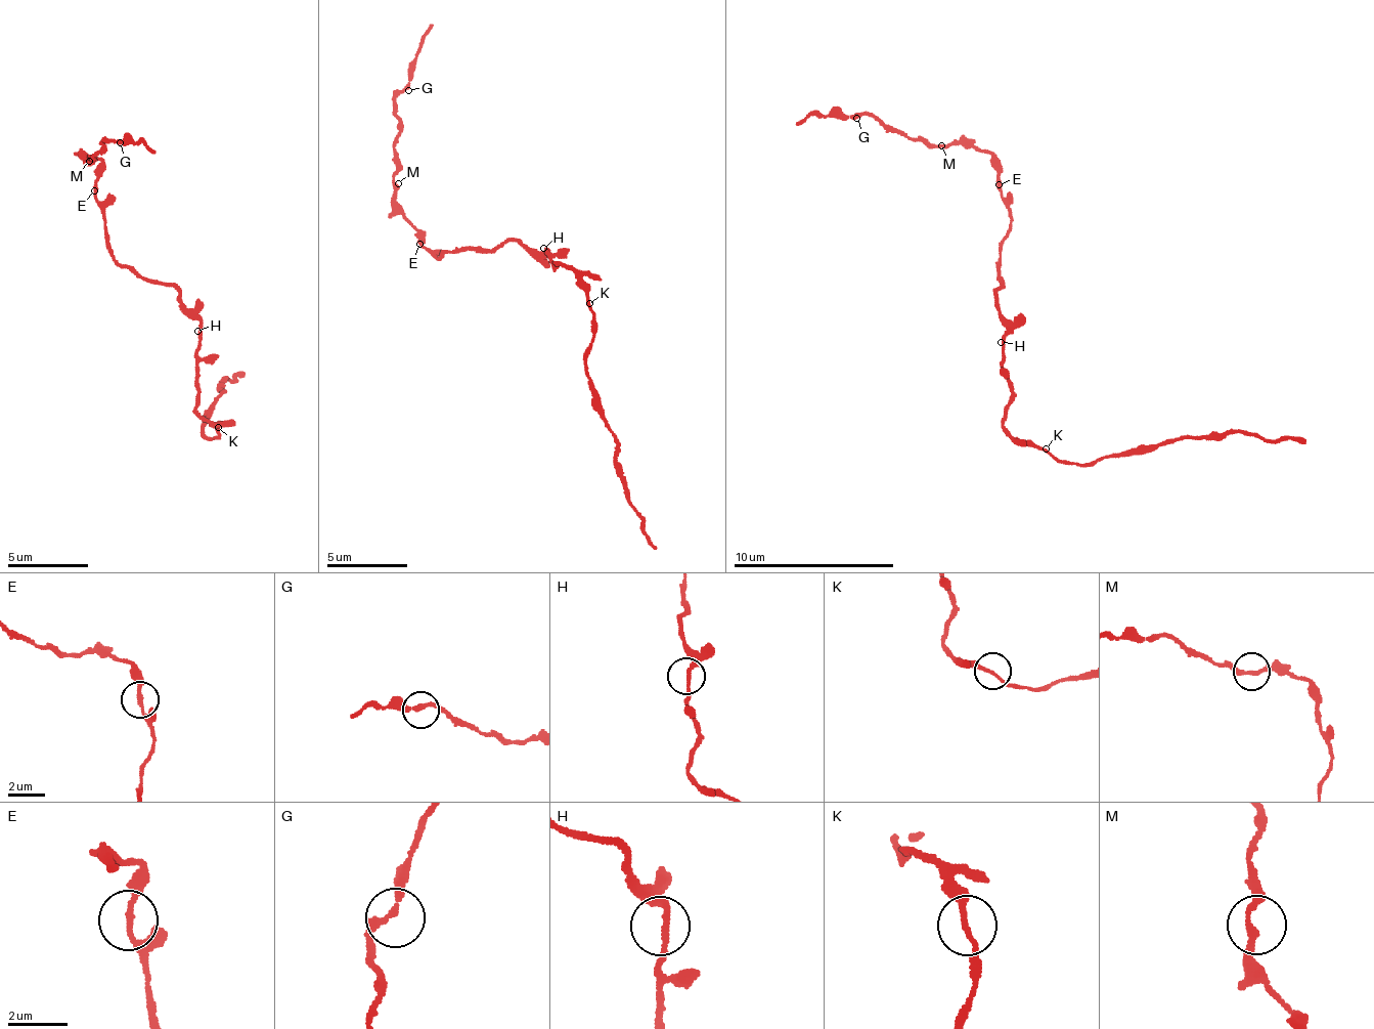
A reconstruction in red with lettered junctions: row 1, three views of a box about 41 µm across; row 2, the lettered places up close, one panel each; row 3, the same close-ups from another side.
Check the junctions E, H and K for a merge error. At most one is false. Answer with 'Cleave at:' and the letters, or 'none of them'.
Cleave at: E

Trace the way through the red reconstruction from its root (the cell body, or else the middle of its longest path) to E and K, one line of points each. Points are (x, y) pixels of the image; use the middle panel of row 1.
E: (537, 250), (527, 244), (504, 242), (491, 249), (456, 247), (439, 258), (420, 245)
K: (537, 250), (551, 255), (547, 252), (553, 269), (556, 263), (567, 265), (576, 274), (576, 283), (589, 303)

